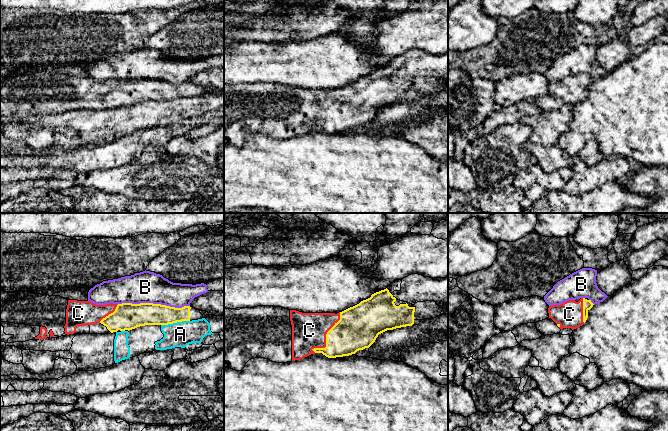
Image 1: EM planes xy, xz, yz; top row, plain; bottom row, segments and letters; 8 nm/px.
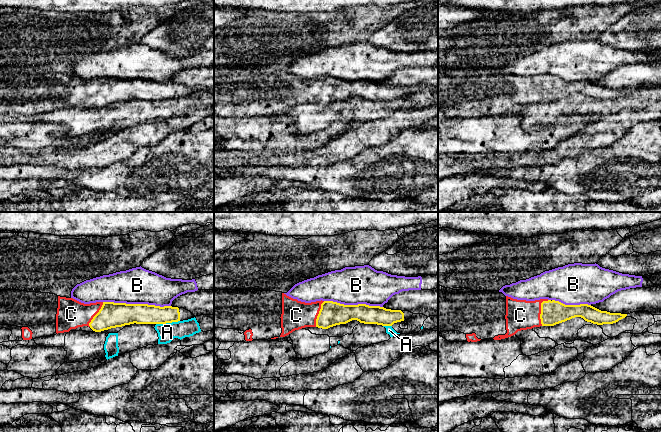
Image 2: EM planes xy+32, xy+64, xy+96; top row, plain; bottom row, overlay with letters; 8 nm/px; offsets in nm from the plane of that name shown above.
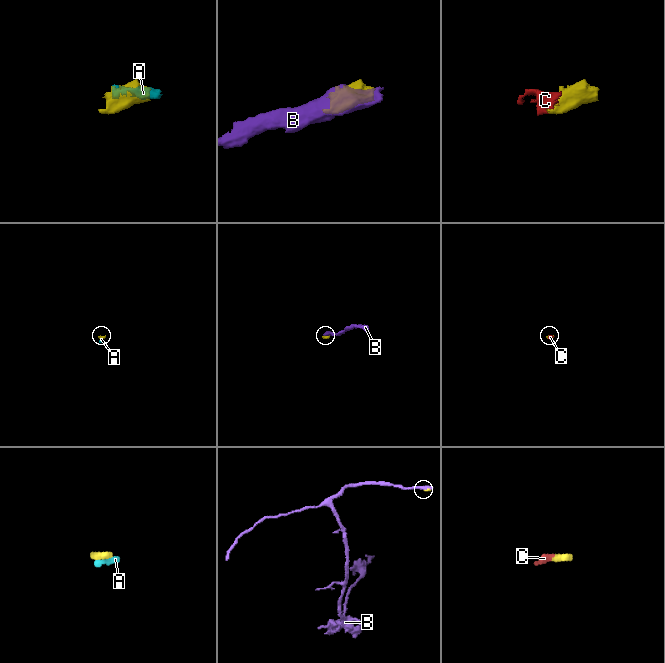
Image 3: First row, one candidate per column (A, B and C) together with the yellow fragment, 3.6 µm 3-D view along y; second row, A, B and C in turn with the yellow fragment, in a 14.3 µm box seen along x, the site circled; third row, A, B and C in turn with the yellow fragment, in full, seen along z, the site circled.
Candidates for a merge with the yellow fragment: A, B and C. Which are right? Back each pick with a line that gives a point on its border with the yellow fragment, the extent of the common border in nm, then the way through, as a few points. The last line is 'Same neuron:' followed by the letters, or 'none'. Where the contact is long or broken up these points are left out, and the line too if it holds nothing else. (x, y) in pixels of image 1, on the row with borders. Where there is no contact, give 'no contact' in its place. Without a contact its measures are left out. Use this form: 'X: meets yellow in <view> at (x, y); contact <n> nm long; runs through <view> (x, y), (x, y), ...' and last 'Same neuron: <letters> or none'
C: meets yellow in xz at (326, 337); contact 380 nm long; runs through xz (356, 330), (326, 337), (309, 330)
Same neuron: C

